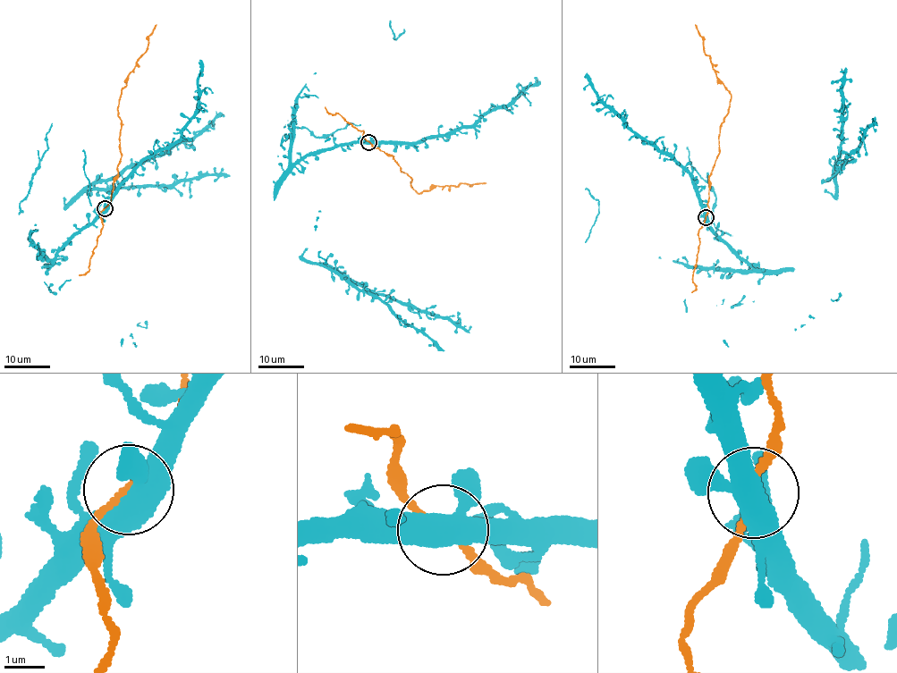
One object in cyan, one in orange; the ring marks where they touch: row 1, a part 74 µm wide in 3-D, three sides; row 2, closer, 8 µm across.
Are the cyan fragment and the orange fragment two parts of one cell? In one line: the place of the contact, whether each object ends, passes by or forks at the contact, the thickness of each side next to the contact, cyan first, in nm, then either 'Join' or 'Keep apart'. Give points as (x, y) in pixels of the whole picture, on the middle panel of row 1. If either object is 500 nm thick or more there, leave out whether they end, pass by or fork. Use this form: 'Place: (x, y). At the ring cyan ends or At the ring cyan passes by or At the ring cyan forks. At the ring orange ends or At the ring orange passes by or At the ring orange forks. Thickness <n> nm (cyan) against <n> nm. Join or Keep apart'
Place: (368, 142). At the ring cyan forks. At the ring orange passes by. Thickness 480 nm (cyan) against 170 nm. Join

